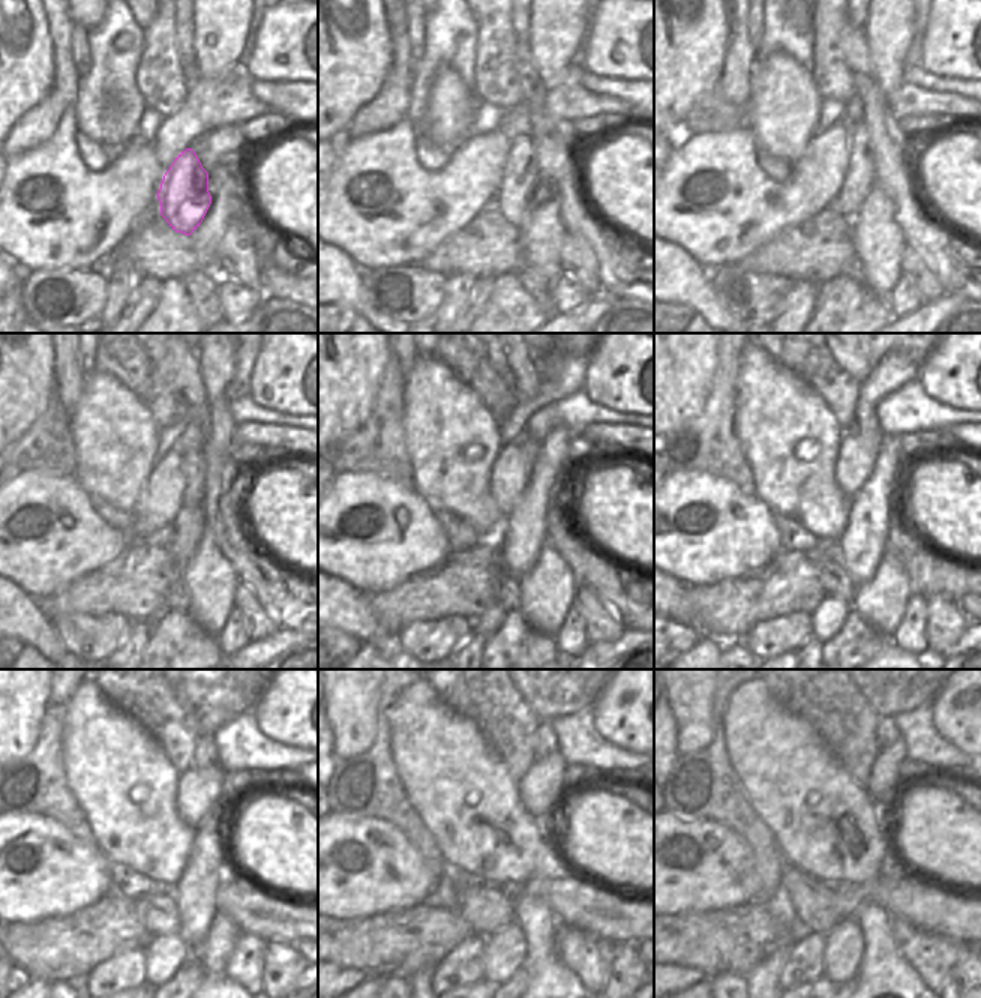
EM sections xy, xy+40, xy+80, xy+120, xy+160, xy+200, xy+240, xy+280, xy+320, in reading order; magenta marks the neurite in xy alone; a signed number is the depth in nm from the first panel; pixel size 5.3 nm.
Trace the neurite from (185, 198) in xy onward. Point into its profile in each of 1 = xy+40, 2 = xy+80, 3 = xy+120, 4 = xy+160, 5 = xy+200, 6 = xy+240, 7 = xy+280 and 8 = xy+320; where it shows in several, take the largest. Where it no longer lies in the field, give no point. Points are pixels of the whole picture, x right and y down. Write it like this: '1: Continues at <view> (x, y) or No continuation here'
1: Continues at xy+40 (521, 176)
2: Continues at xy+80 (860, 177)
3: Continues at xy+120 (192, 464)
4: Continues at xy+160 (530, 450)
5: Continues at xy+200 (867, 426)
6: Continues at xy+240 (206, 752)
7: Continues at xy+280 (545, 745)
8: Continues at xy+320 (887, 733).

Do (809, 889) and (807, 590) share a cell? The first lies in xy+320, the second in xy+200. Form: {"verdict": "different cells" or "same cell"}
{"verdict": "different cells"}

